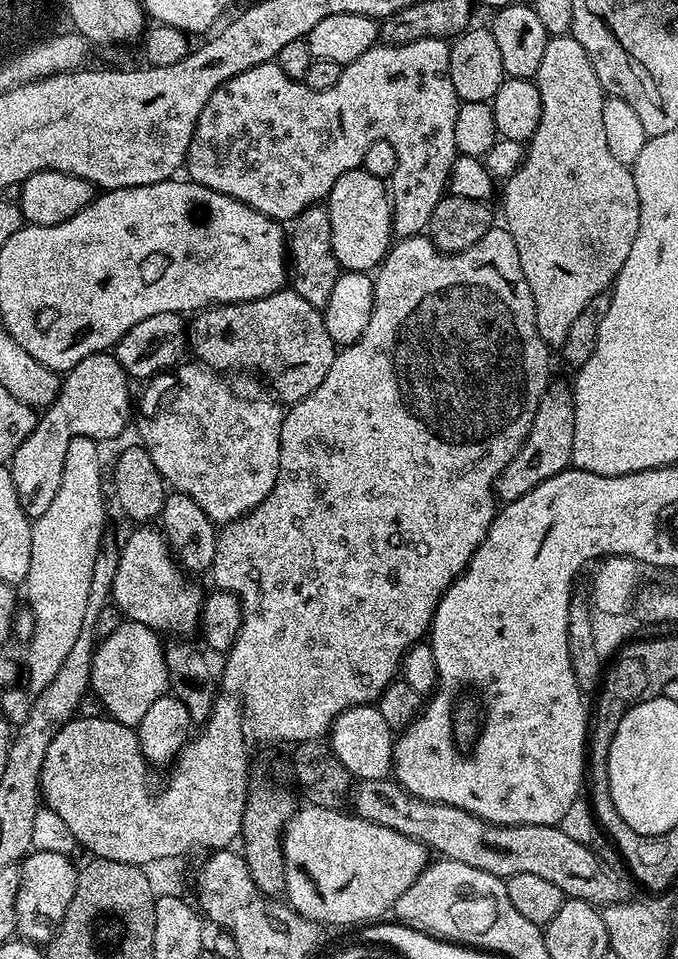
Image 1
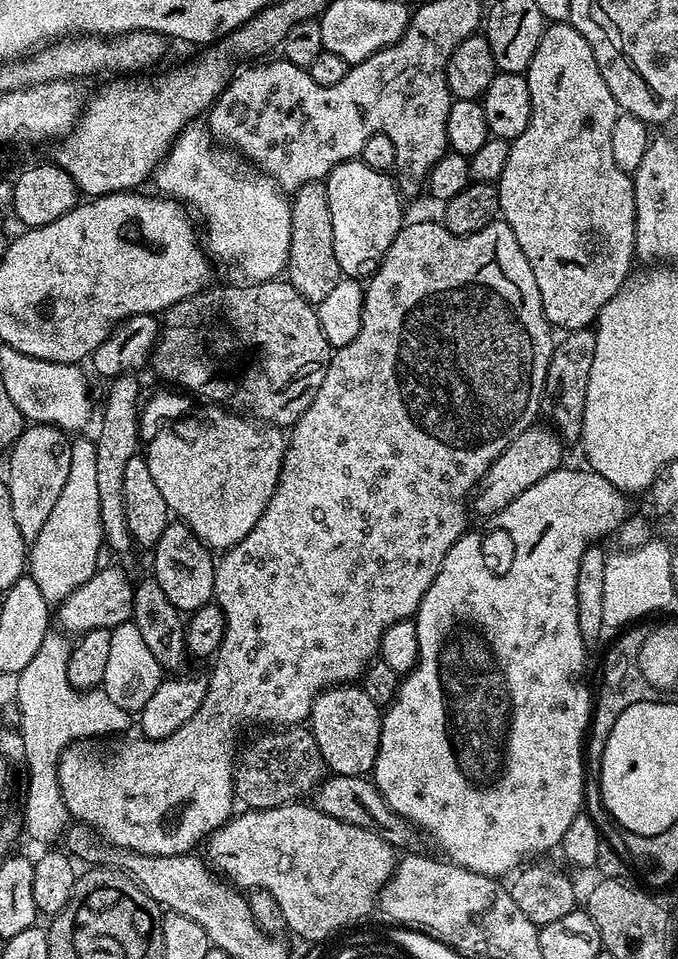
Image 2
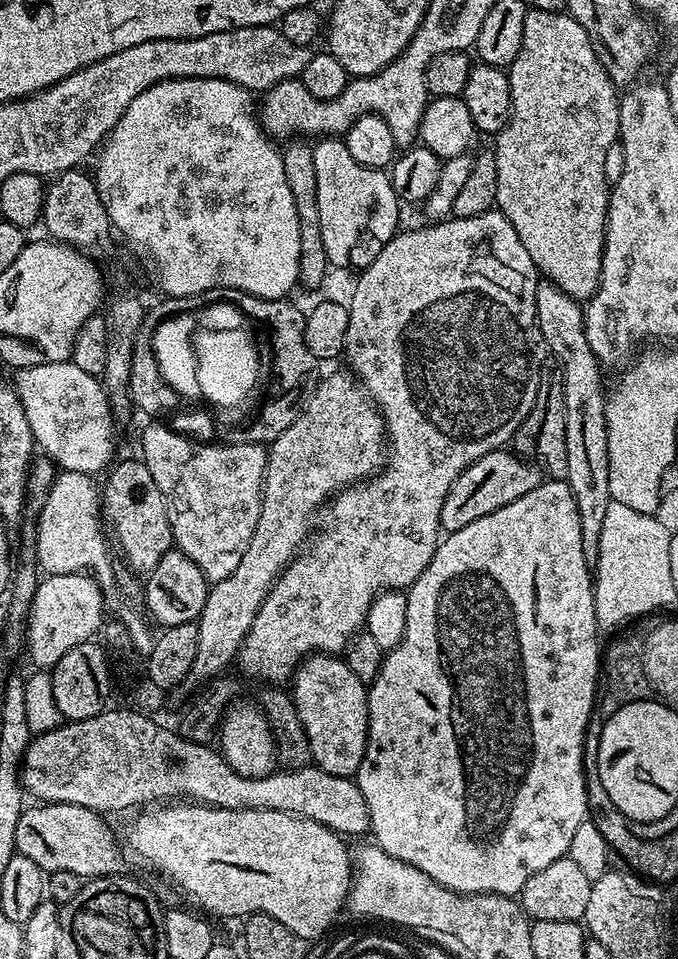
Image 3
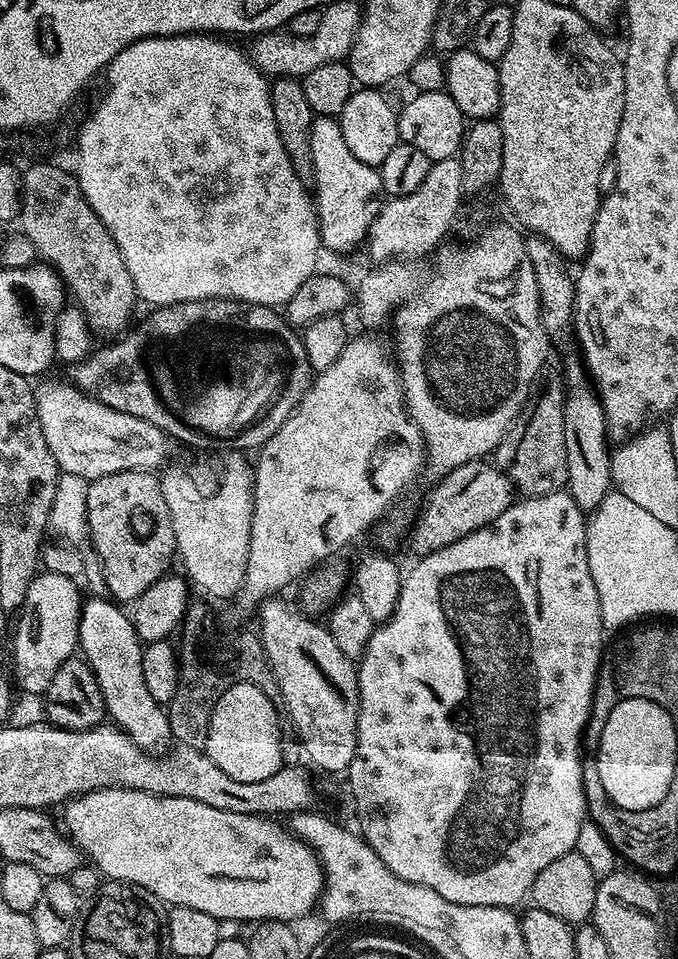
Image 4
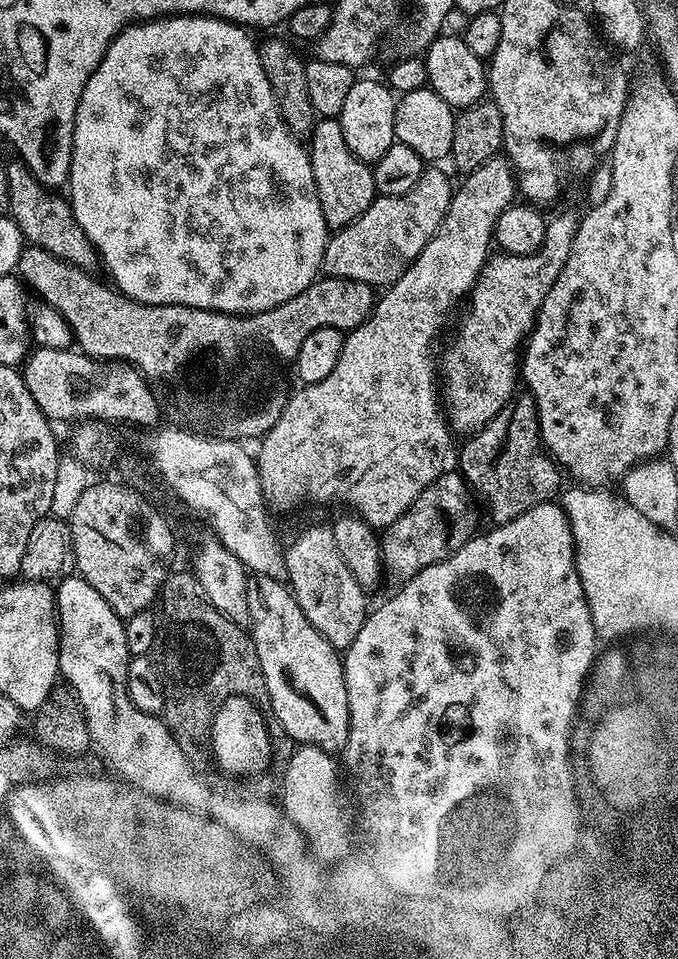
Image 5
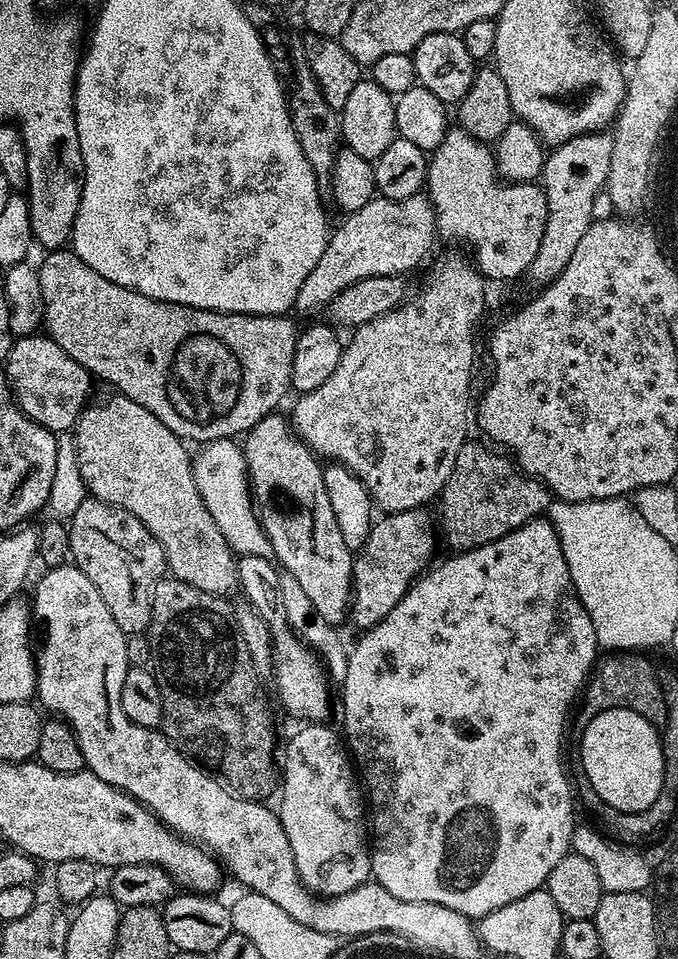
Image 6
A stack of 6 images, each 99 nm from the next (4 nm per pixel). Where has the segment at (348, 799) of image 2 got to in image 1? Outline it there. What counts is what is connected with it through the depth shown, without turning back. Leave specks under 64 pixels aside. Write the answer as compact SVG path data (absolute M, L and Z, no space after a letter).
M395 779L362 780L351 789L351 811L362 817L366 822L374 822L378 826L386 826L390 830L398 830L398 834L406 834L418 842L422 842L433 853L439 854L445 860L466 862L466 866L474 866L474 870L486 870L486 874L494 874L507 878L514 874L534 874L546 882L558 886L565 897L586 901L597 906L627 903L633 896L632 878L612 881L607 877L597 856L589 845L574 842L567 834L562 834L559 826L526 826L525 824L491 824L477 816L471 816L466 810L458 810L458 806L446 806L438 802L423 800L412 796Z

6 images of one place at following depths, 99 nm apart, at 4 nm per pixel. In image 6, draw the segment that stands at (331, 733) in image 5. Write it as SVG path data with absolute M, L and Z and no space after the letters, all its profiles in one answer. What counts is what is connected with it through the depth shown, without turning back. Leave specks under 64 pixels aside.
M241 556L236 560L237 582L239 591L245 592L247 603L251 604L252 609L266 622L268 633L272 639L272 671L274 681L276 680L276 692L280 695L280 704L298 722L324 722L332 712L332 696L328 693L330 681L328 673L324 671L324 666L320 662L319 656L312 651L308 645L302 643L296 637L295 632L288 625L288 619L284 617L284 610L280 607L280 592L278 586L277 567L264 556Z

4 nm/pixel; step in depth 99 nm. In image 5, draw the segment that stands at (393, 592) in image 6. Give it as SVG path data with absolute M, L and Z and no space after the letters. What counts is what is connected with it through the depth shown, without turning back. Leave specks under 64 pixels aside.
M456 470L441 472L433 484L426 486L422 494L408 507L406 514L398 518L380 536L380 563L385 577L402 585L414 574L442 562L477 535L476 508L472 505L473 493L464 477Z

